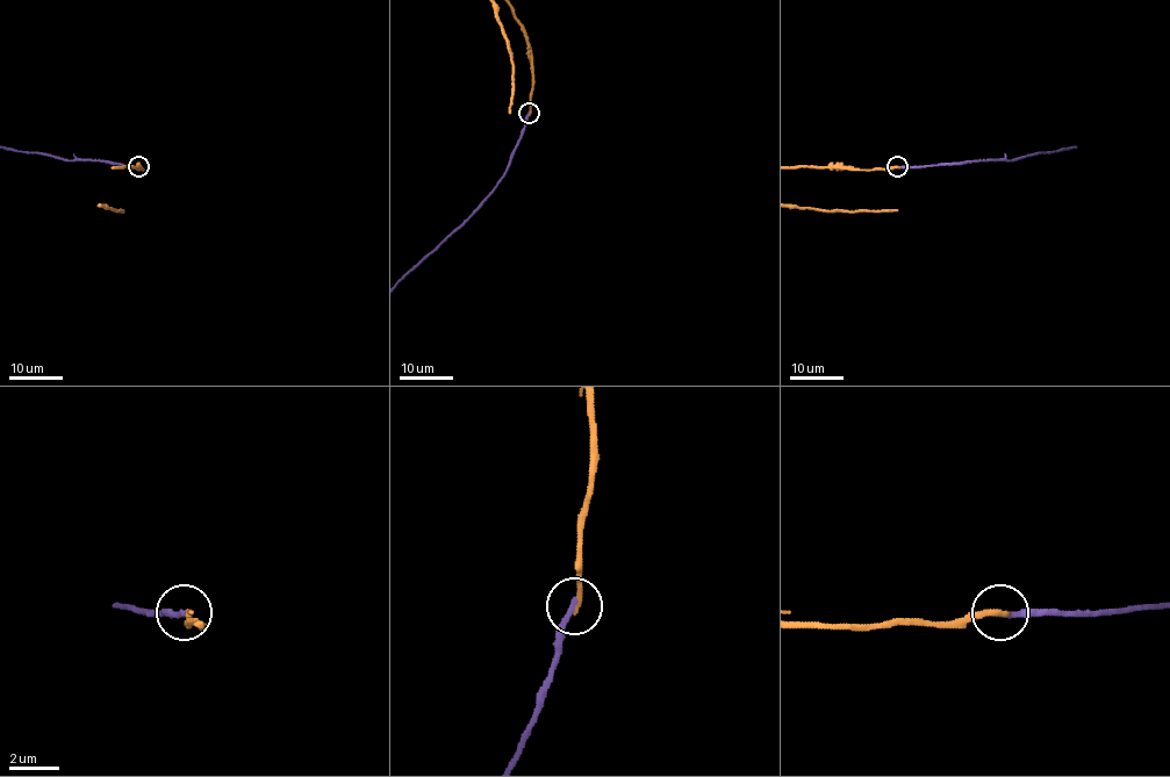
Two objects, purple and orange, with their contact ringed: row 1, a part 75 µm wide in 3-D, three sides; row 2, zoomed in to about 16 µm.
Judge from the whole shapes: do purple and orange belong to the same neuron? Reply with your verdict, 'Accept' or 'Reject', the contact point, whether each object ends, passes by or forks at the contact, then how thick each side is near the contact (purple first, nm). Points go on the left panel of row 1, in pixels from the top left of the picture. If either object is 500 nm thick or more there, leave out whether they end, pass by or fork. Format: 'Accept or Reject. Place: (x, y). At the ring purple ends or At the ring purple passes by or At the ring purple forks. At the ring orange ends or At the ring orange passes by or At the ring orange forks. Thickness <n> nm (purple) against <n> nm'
Accept. Place: (138, 166). At the ring purple ends. At the ring orange ends. Thickness 240 nm (purple) against 240 nm

